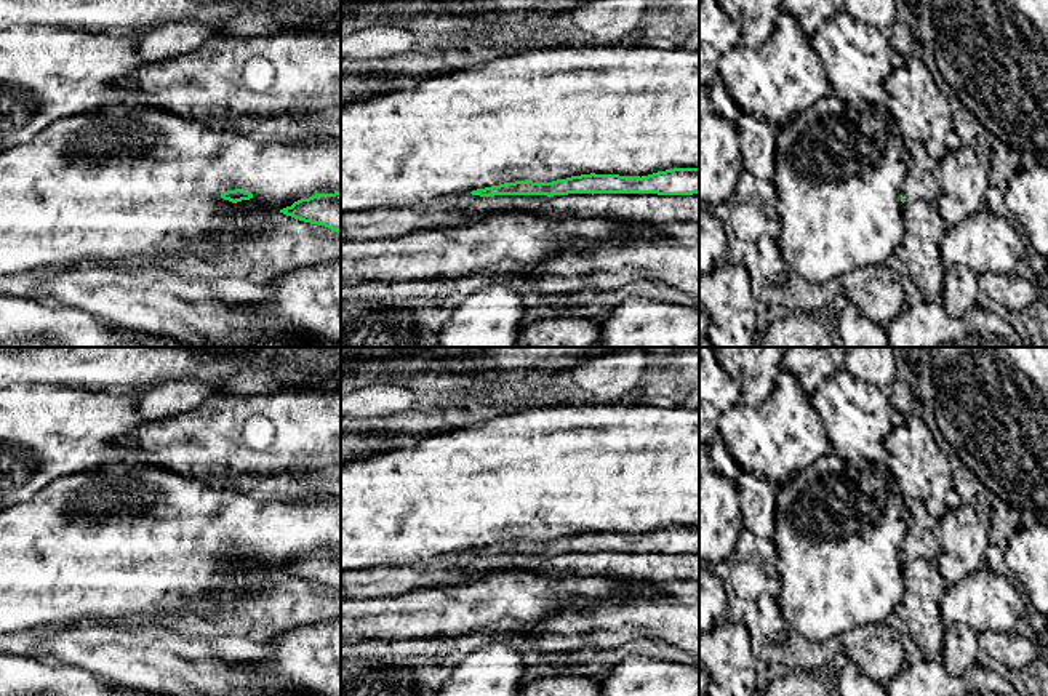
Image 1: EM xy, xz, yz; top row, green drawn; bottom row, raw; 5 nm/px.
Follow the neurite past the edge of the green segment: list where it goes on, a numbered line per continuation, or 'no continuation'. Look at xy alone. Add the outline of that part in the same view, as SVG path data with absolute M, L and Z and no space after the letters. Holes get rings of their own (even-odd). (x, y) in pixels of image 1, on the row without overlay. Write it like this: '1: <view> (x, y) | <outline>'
no continuation

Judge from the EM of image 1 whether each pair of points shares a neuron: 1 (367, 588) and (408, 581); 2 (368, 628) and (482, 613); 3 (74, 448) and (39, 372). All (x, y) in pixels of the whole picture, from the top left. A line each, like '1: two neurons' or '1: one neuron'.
1: one neuron
2: one neuron
3: two neurons

